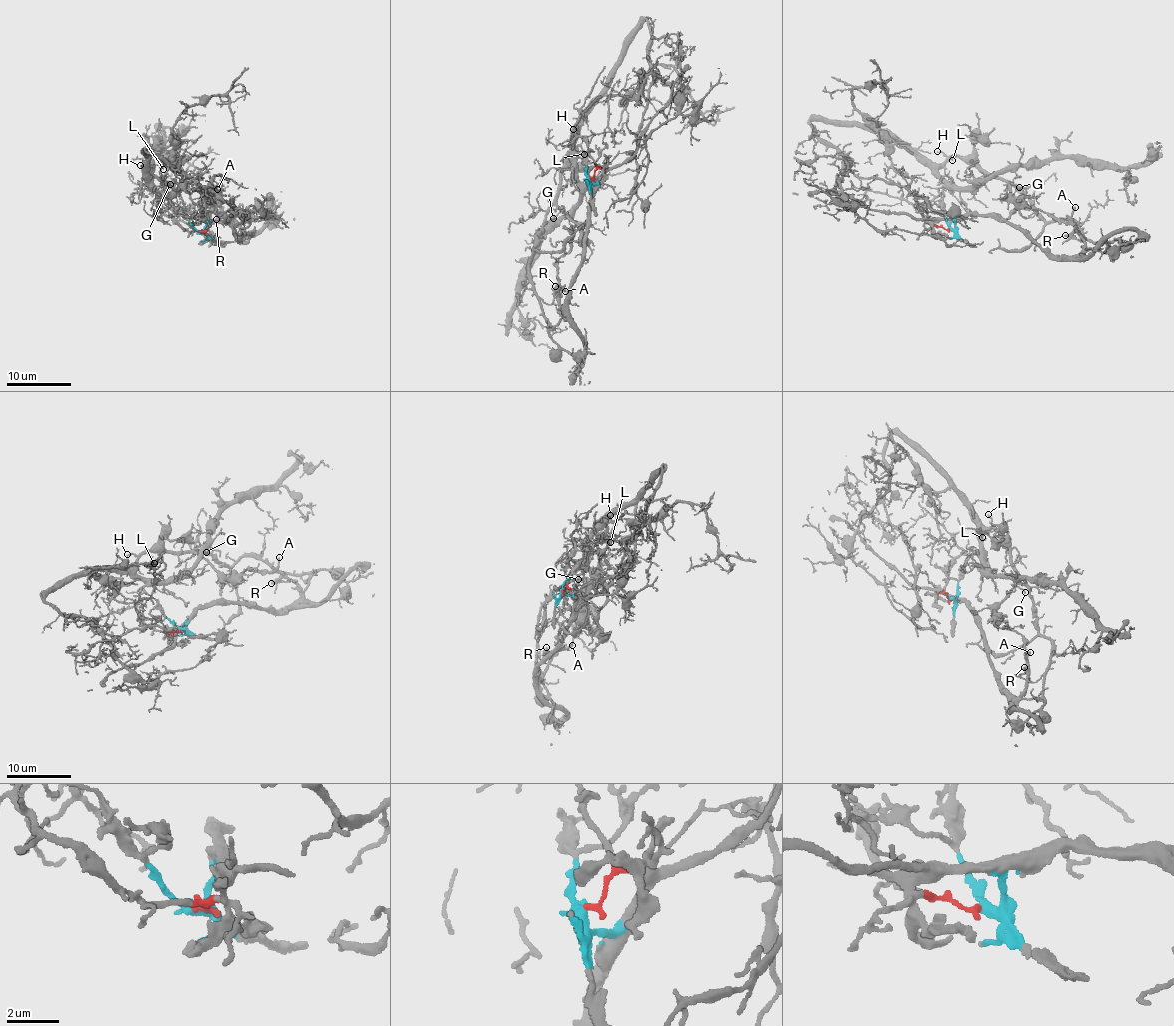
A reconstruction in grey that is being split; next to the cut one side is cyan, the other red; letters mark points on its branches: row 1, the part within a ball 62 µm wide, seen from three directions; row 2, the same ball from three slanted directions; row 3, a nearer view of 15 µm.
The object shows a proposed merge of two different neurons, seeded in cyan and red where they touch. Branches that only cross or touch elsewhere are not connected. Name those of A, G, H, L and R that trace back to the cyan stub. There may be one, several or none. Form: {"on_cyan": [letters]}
{"on_cyan": ["A", "R"]}

